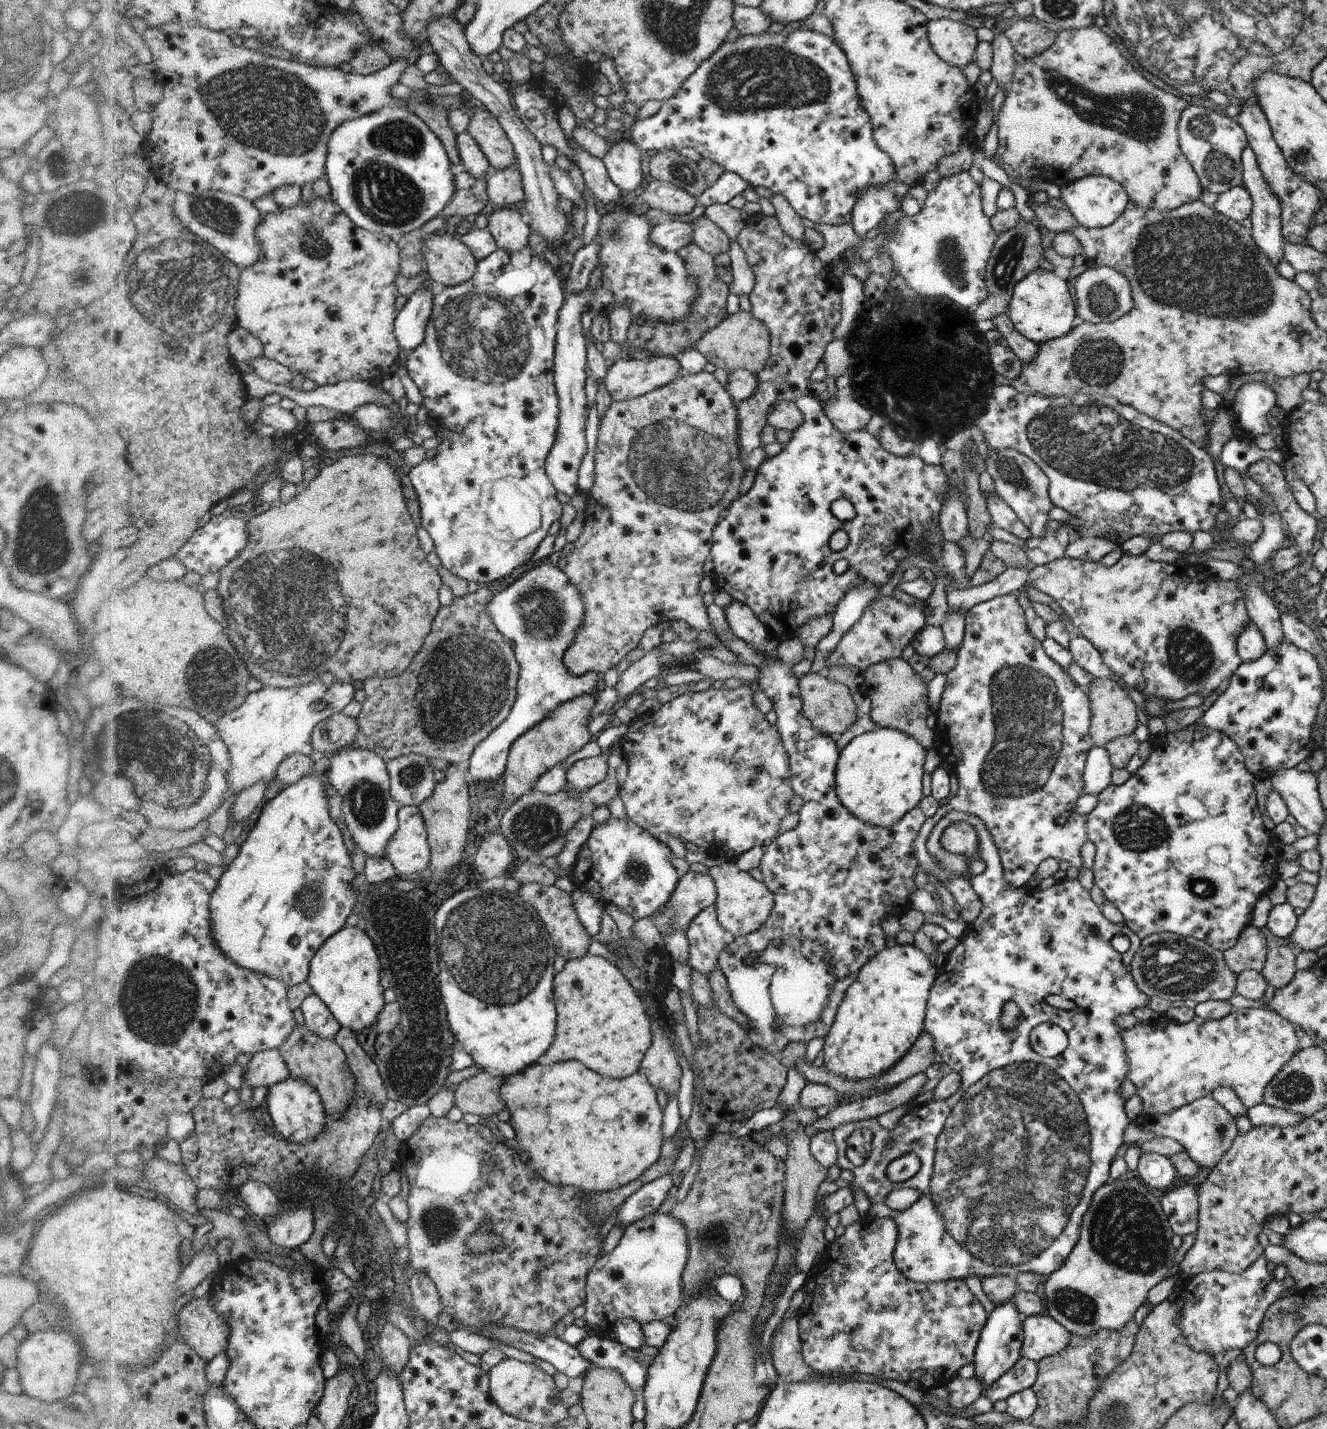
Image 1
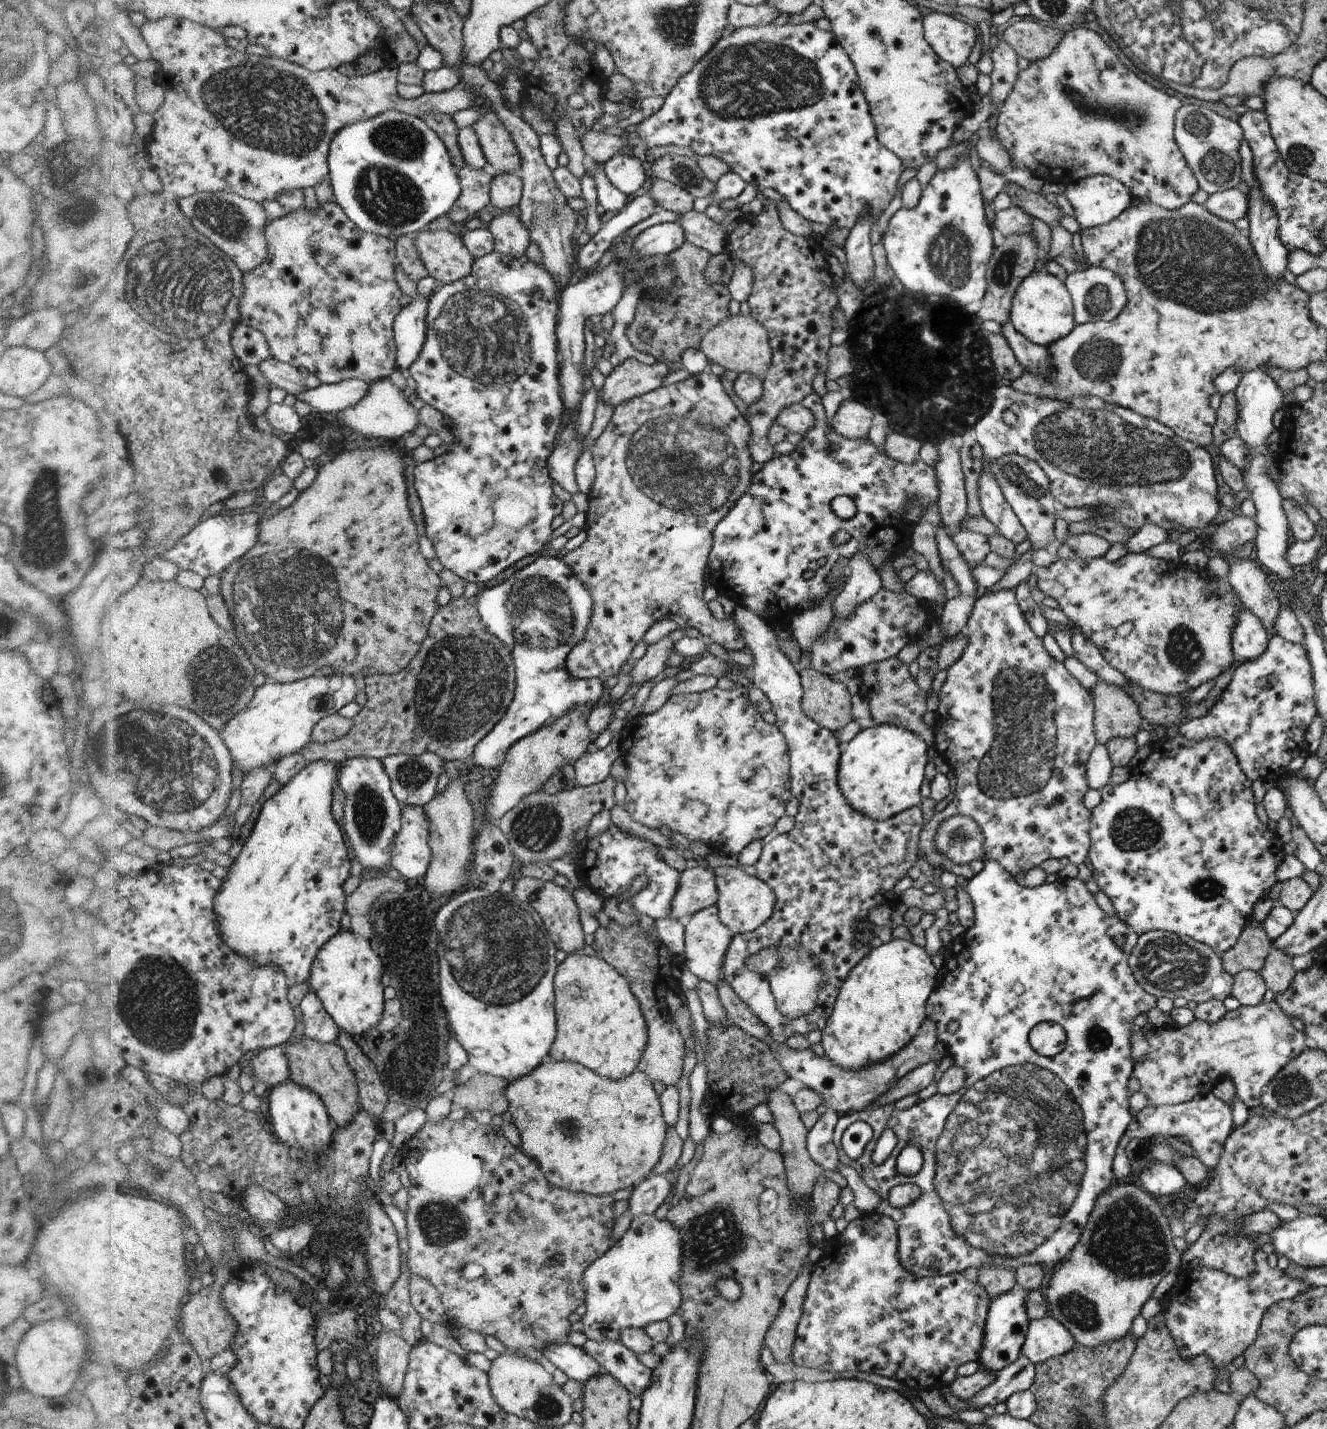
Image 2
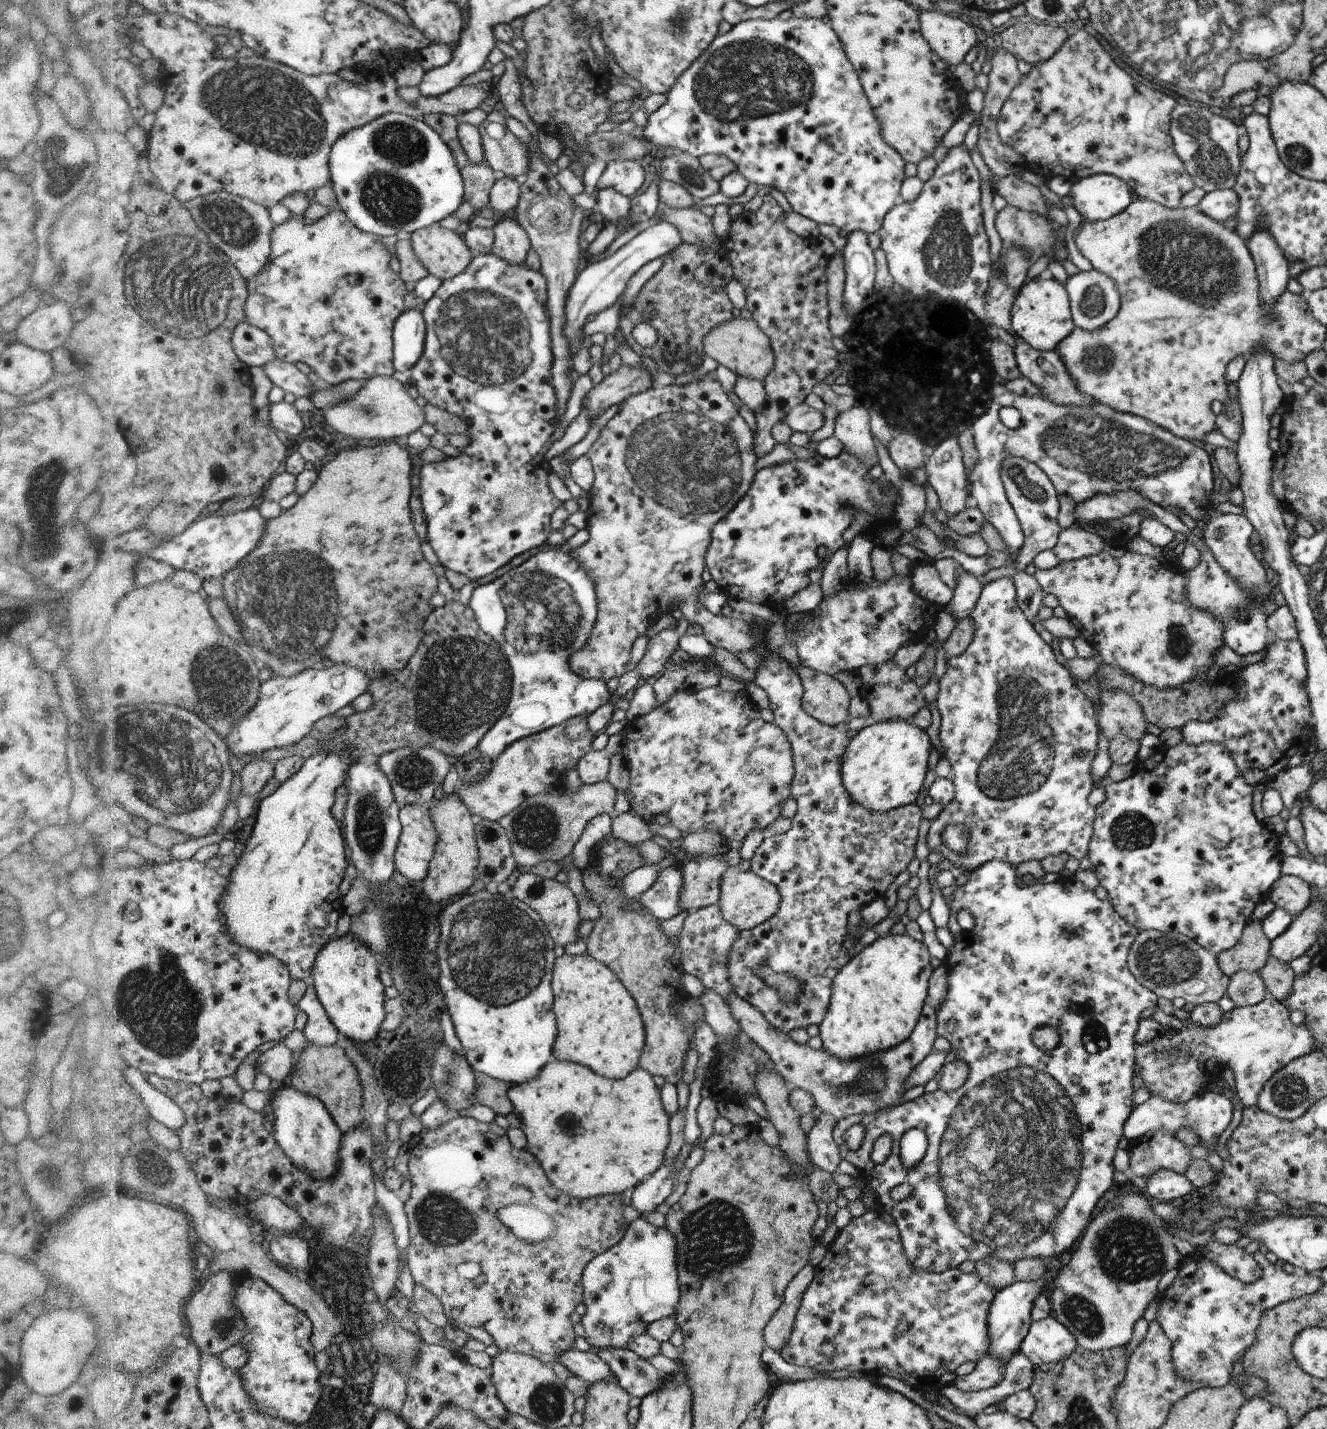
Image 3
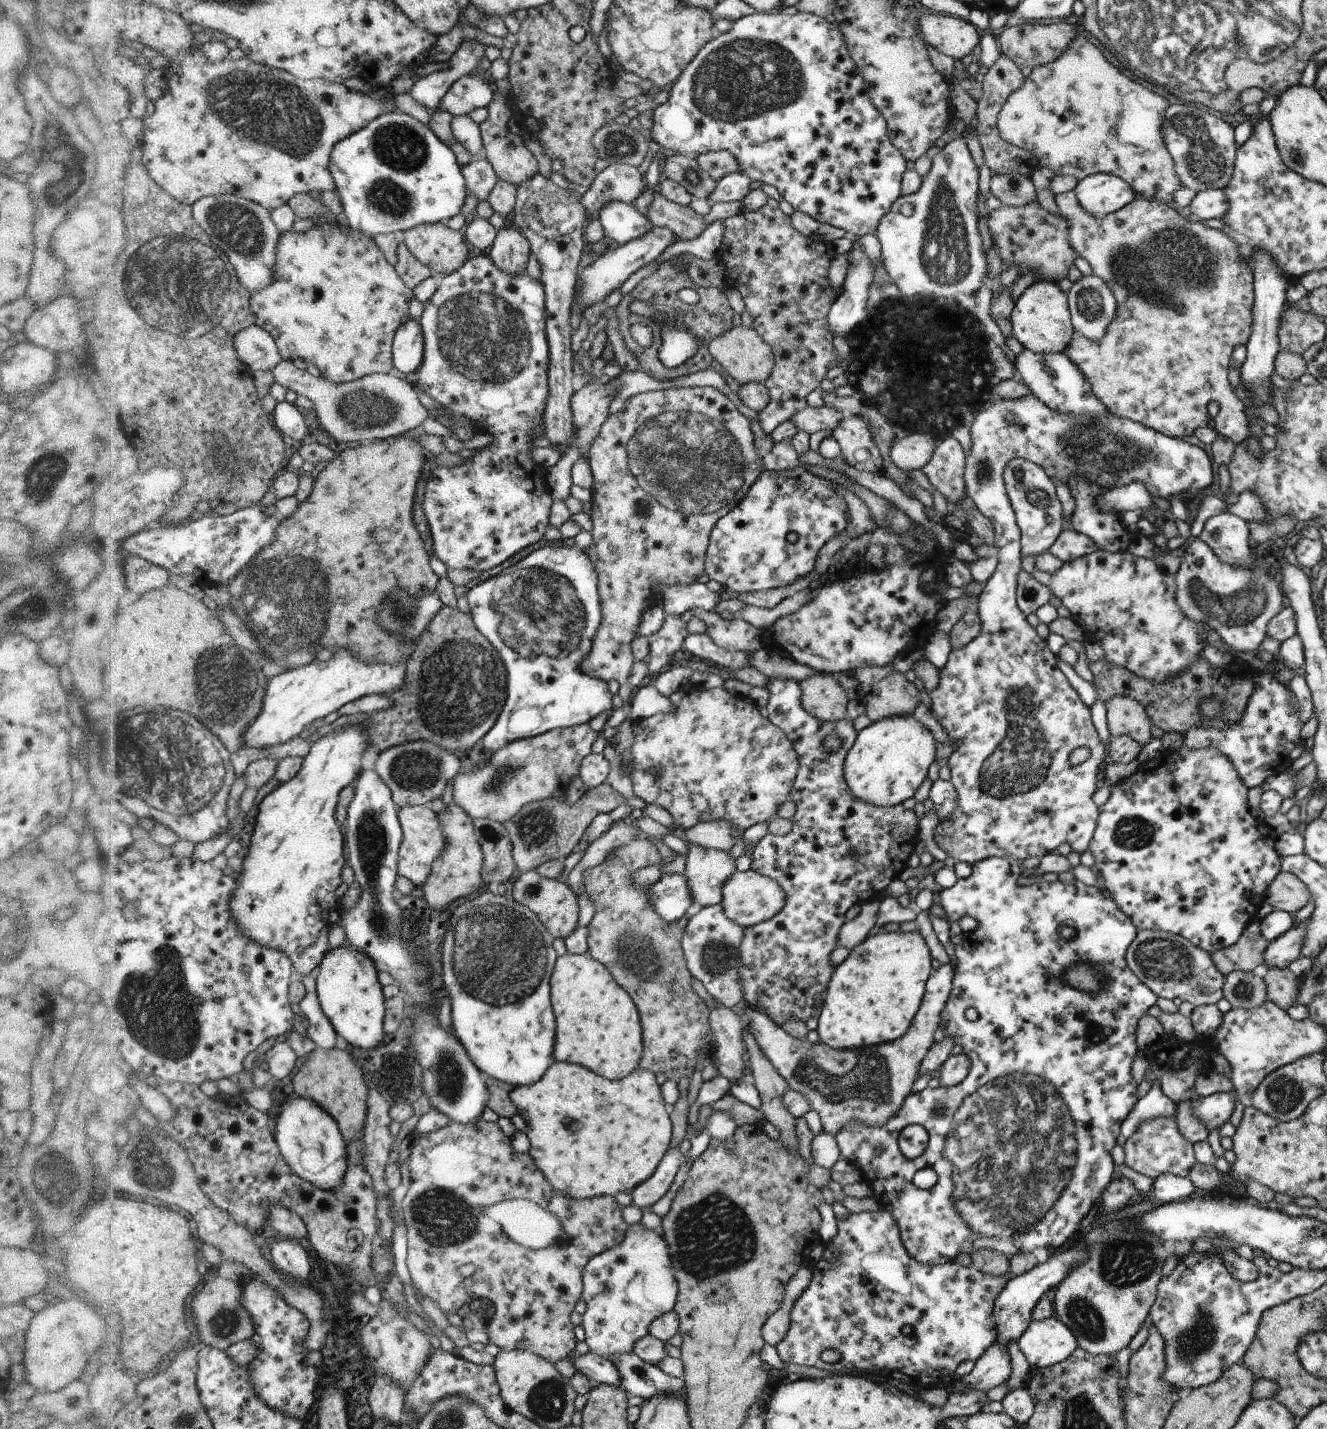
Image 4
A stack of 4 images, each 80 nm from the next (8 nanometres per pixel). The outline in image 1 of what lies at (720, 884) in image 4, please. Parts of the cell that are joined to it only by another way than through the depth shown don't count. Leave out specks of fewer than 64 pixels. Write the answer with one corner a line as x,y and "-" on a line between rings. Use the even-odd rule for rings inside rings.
688,871
688,873
681,877
669,902
657,914
652,915
650,919
660,934
662,934
662,937
676,929
683,930
686,933
689,927
688,924
692,922
692,919
696,918
706,907
714,905
716,899
717,890
714,879
710,875

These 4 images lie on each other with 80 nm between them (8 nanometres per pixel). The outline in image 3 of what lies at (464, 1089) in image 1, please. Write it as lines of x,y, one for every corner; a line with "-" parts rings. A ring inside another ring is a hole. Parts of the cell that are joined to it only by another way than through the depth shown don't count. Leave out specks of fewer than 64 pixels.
478,1075
478,1088
476,1097
473,1099
474,1104
482,1104
492,1108
495,1114
505,1116
513,1112
513,1104
508,1098
507,1092
511,1084
506,1081
501,1081
488,1075

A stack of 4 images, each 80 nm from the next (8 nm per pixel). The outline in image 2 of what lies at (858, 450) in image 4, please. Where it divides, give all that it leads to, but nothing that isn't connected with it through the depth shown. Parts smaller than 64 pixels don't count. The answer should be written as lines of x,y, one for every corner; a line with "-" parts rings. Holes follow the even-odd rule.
847,395
832,418
830,432
846,438
866,437
874,415
867,406

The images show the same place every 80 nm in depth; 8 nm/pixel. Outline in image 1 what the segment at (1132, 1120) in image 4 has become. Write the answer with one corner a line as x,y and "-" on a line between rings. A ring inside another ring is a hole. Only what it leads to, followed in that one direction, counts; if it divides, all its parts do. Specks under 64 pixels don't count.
1209,1096
1196,1099
1193,1103
1165,1115
1143,1117
1140,1123
1145,1129
1150,1129
1158,1136
1169,1136
1182,1144
1190,1160
1196,1162
1199,1170
1204,1172
1213,1169
1221,1162
1226,1151
1233,1146
1234,1139
1238,1136
1234,1118

